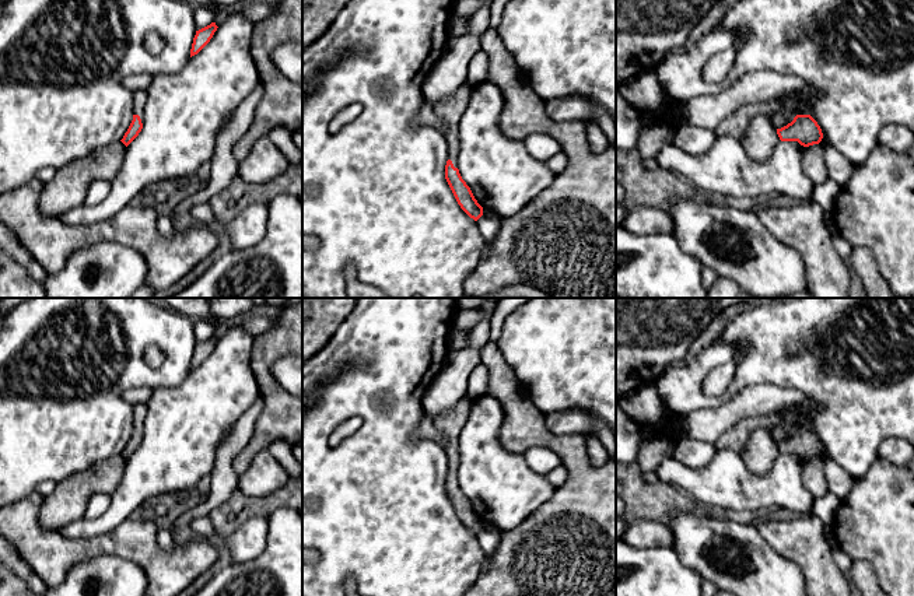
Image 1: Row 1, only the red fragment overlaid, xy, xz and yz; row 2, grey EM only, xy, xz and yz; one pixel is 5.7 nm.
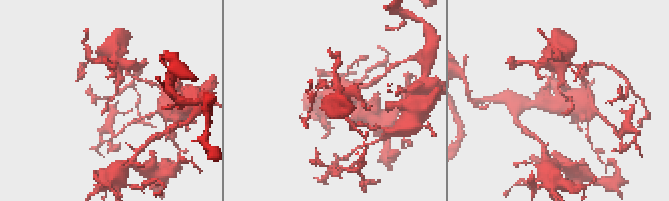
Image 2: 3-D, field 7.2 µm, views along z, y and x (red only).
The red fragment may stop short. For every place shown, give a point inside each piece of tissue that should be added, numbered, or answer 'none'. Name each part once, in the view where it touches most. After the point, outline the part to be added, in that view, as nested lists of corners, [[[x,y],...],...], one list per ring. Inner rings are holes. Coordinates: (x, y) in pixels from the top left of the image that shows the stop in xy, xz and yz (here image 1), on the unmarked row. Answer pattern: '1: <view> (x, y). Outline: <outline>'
1: xy (140, 409). Outline: [[[137,403],[132,406],[133,410],[133,428],[139,428],[144,437],[144,423],[147,417],[147,403]]]

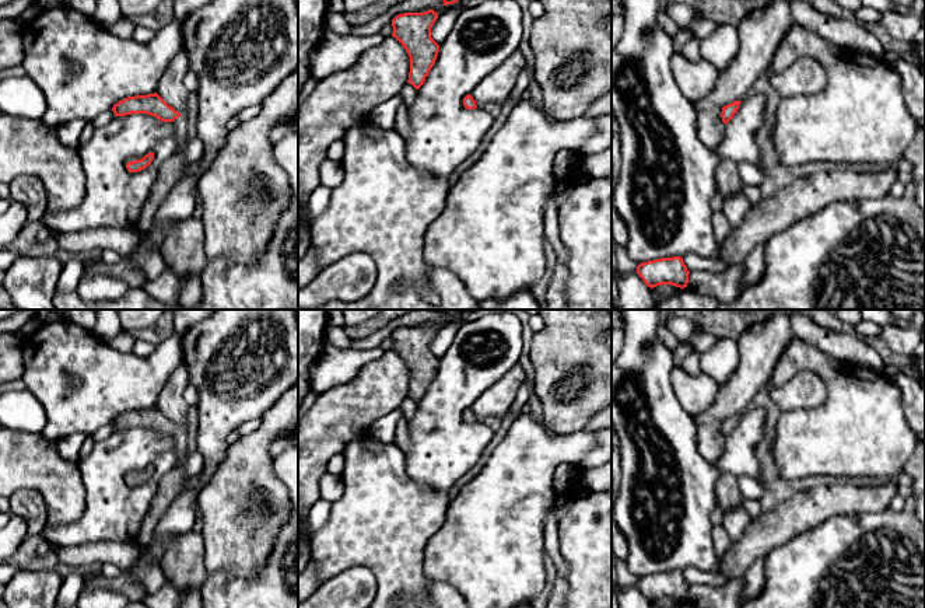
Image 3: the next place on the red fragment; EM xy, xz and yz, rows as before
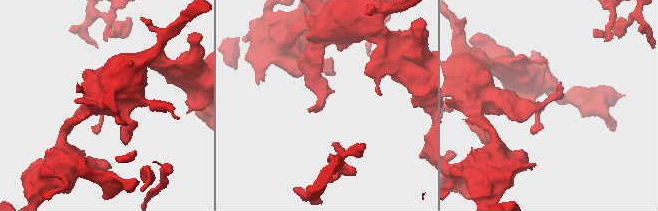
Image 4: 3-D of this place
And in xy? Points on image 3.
1: xy (174, 482). Outline: [[[179,430],[174,434],[174,444],[176,467],[161,479],[148,513],[143,520],[139,539],[139,544],[143,548],[146,548],[151,542],[160,520],[164,517],[175,497],[185,489],[185,486],[190,481],[190,476],[185,474],[185,464],[188,460],[185,430]]]

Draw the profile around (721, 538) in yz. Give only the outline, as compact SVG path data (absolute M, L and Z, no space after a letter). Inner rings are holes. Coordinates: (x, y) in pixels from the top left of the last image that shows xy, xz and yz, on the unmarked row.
M714 524L712 538L715 542L716 559L722 559L728 552L729 545L732 544L726 530L722 525Z

